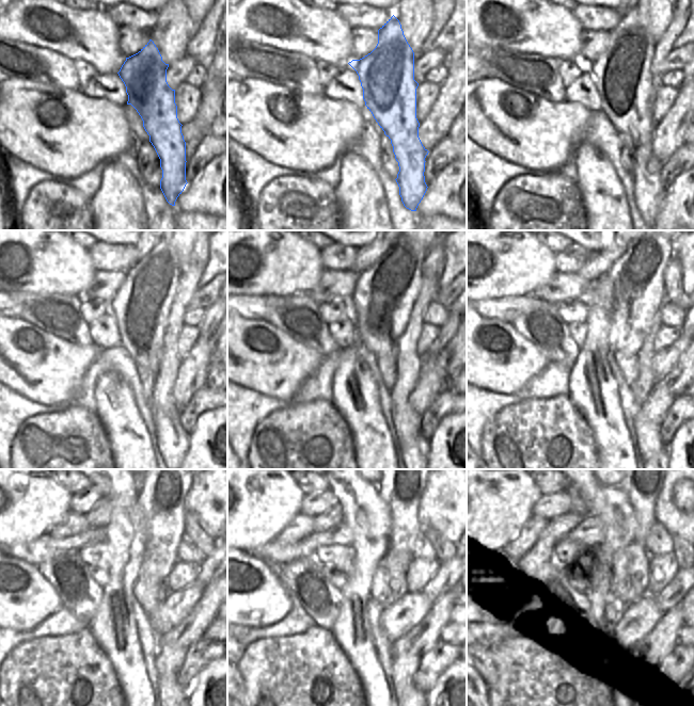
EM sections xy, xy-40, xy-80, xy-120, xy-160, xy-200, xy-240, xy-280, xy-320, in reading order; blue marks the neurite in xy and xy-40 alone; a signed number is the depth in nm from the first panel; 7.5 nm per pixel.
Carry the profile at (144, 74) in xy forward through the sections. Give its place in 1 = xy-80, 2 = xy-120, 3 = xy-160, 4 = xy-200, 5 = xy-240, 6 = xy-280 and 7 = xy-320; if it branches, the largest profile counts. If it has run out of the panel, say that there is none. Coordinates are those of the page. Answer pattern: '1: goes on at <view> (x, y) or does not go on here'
1: goes on at xy-80 (622, 76)
2: goes on at xy-120 (141, 306)
3: goes on at xy-160 (383, 297)
4: goes on at xy-200 (637, 276)
5: goes on at xy-240 (159, 511)
6: goes on at xy-280 (401, 491)
7: goes on at xy-320 (642, 491)

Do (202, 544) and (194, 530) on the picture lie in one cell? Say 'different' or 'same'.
same

